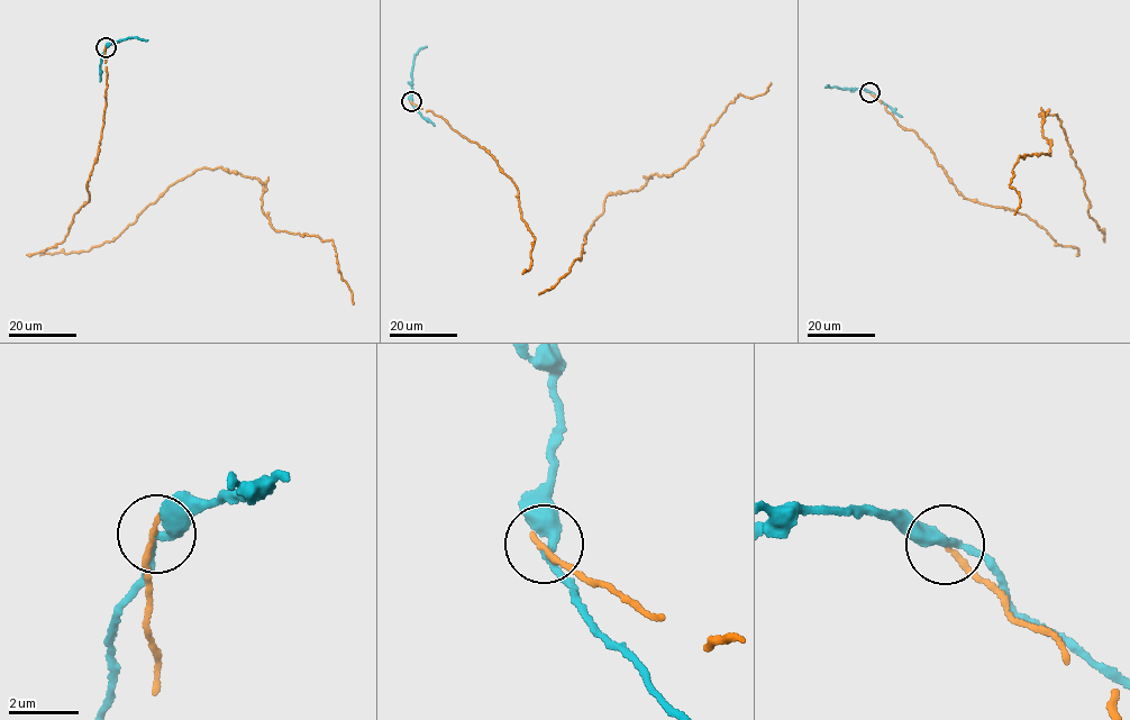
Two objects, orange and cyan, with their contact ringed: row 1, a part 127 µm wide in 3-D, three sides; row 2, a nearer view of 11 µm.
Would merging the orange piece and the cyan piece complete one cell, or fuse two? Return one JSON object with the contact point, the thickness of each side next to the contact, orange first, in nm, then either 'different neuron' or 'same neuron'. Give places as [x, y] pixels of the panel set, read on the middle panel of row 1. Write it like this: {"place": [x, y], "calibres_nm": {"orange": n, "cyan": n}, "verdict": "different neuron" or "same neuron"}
{"place": [411, 101], "calibres_nm": {"orange": 180, "cyan": 320}, "verdict": "different neuron"}

